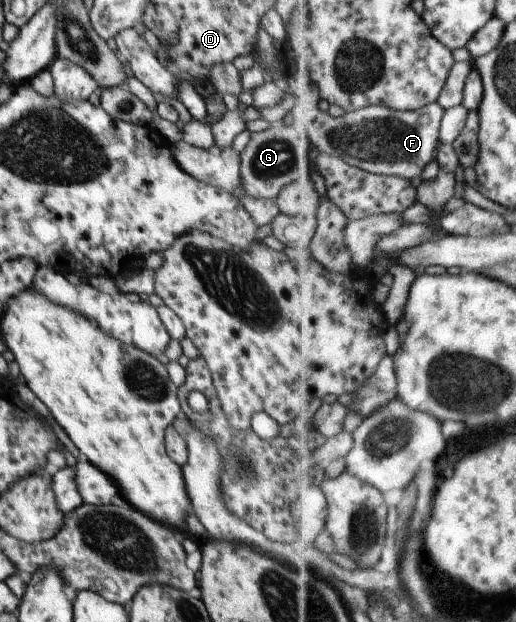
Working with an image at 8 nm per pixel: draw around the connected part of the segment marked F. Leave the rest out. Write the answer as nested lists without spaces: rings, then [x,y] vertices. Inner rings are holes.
[[[441,103],[430,104],[429,106],[426,106],[425,109],[418,111],[400,111],[392,110],[392,108],[388,108],[388,106],[370,106],[366,109],[358,110],[356,112],[348,112],[348,114],[346,114],[346,116],[342,116],[342,118],[336,118],[326,112],[320,112],[320,114],[318,114],[318,118],[314,120],[312,128],[308,128],[308,132],[311,137],[311,142],[315,147],[315,152],[318,154],[323,153],[332,154],[333,156],[340,156],[341,158],[344,158],[346,162],[352,163],[353,166],[362,168],[364,171],[376,173],[378,175],[398,176],[400,178],[406,178],[406,180],[410,180],[410,182],[412,182],[416,176],[421,176],[422,172],[424,172],[424,168],[426,168],[426,166],[428,166],[428,164],[434,160],[434,154],[437,154],[436,159],[438,162],[438,150],[443,143],[441,140],[441,130],[446,112],[447,109],[442,106]]]

